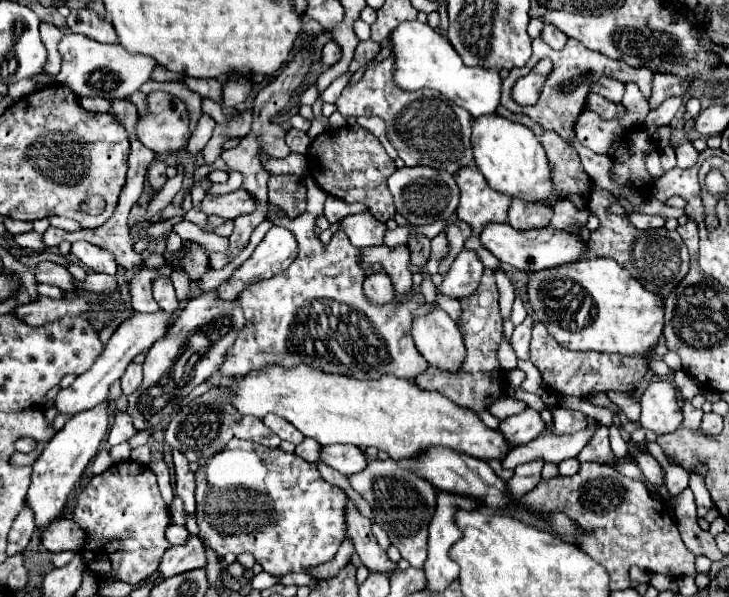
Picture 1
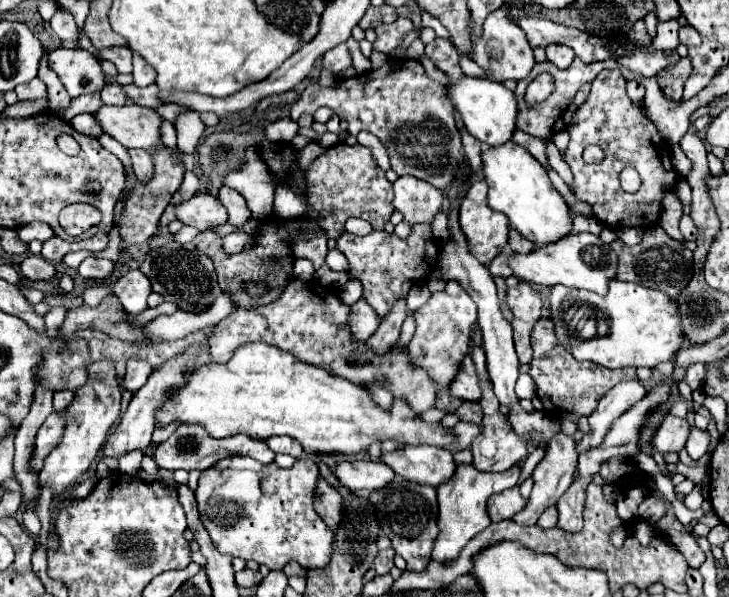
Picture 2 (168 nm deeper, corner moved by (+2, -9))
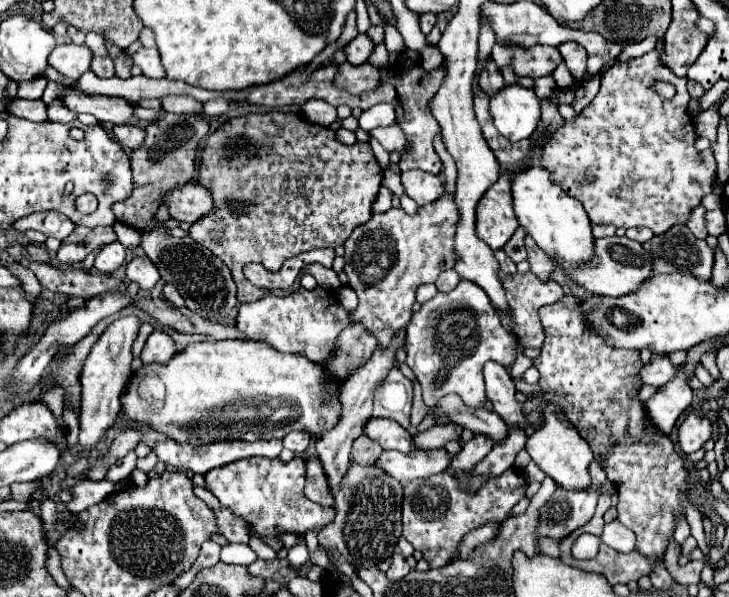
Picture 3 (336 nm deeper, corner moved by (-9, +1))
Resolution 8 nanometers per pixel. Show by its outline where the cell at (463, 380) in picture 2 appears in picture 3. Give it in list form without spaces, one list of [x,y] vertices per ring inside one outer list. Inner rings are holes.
[[[491,362],[483,368],[485,374],[485,386],[487,386],[487,398],[493,402],[493,410],[507,422],[507,426],[513,428],[527,428],[527,420],[523,414],[523,404],[515,400],[515,382],[507,374],[505,368],[499,368],[499,364]]]

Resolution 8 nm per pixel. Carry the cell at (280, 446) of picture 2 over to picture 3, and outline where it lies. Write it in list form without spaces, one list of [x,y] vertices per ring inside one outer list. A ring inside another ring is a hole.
[[[289,432],[283,438],[283,446],[289,448],[291,452],[295,452],[295,454],[303,454],[307,450],[309,442],[311,442],[311,434],[309,432]]]

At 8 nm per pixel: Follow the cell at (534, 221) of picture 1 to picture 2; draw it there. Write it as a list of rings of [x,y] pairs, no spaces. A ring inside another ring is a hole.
[[[510,230],[510,238],[508,238],[508,248],[512,250],[512,252],[522,252],[522,254],[526,254],[528,250],[534,250],[534,242],[532,240],[528,240],[526,236],[522,236],[518,230]]]

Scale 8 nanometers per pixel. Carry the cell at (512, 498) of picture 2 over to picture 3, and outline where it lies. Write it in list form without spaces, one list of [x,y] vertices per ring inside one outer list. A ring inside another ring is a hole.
[[[509,468],[503,476],[487,480],[475,494],[461,488],[459,480],[443,472],[439,476],[413,480],[405,486],[403,498],[403,536],[415,550],[423,552],[423,558],[431,562],[431,568],[443,568],[457,556],[457,548],[465,534],[485,524],[503,524],[513,506],[525,498],[527,478],[521,470]]]

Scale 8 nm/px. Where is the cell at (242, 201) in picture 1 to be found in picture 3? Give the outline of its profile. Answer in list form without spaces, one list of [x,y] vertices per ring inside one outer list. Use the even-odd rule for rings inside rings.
[[[183,184],[179,188],[171,188],[163,194],[161,204],[169,208],[169,214],[177,222],[193,224],[199,216],[211,212],[211,194],[201,188],[201,184]]]

